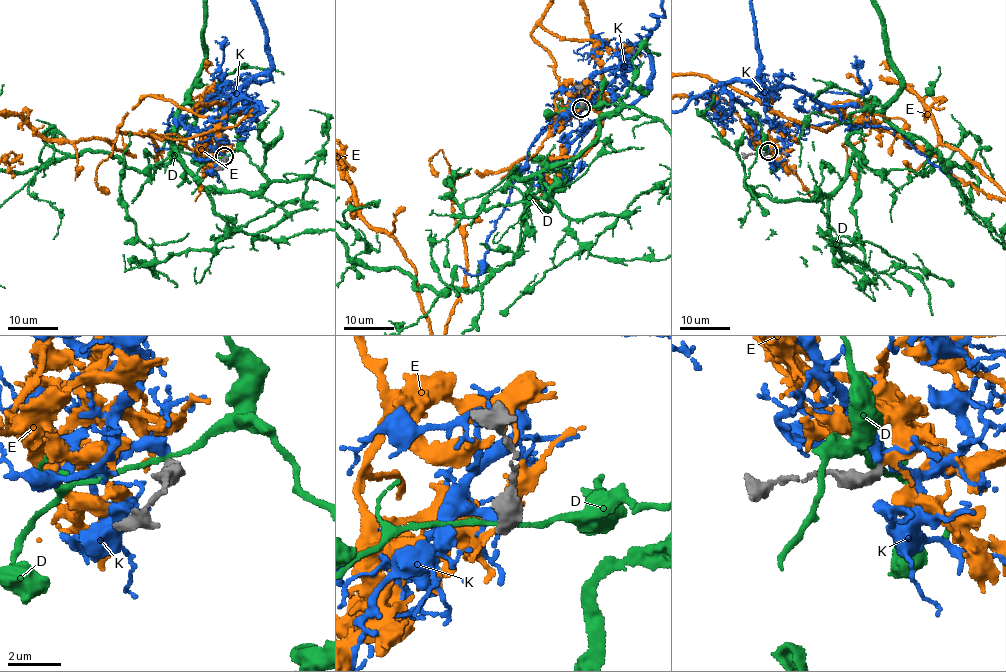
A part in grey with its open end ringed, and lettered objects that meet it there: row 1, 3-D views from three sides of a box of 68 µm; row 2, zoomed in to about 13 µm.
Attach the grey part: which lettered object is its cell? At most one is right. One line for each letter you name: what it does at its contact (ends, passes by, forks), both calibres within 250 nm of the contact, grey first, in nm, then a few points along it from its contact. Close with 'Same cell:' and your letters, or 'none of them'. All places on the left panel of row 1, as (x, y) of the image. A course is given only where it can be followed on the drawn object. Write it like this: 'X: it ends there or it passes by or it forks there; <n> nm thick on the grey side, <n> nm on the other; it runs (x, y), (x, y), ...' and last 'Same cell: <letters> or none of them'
E: it passes by; 440 nm thick on the grey side, 150 nm on the other; it runs (224, 155), (151, 135), (189, 151), (230, 103), (147, 95), (117, 131), (153, 166)
Same cell: E

